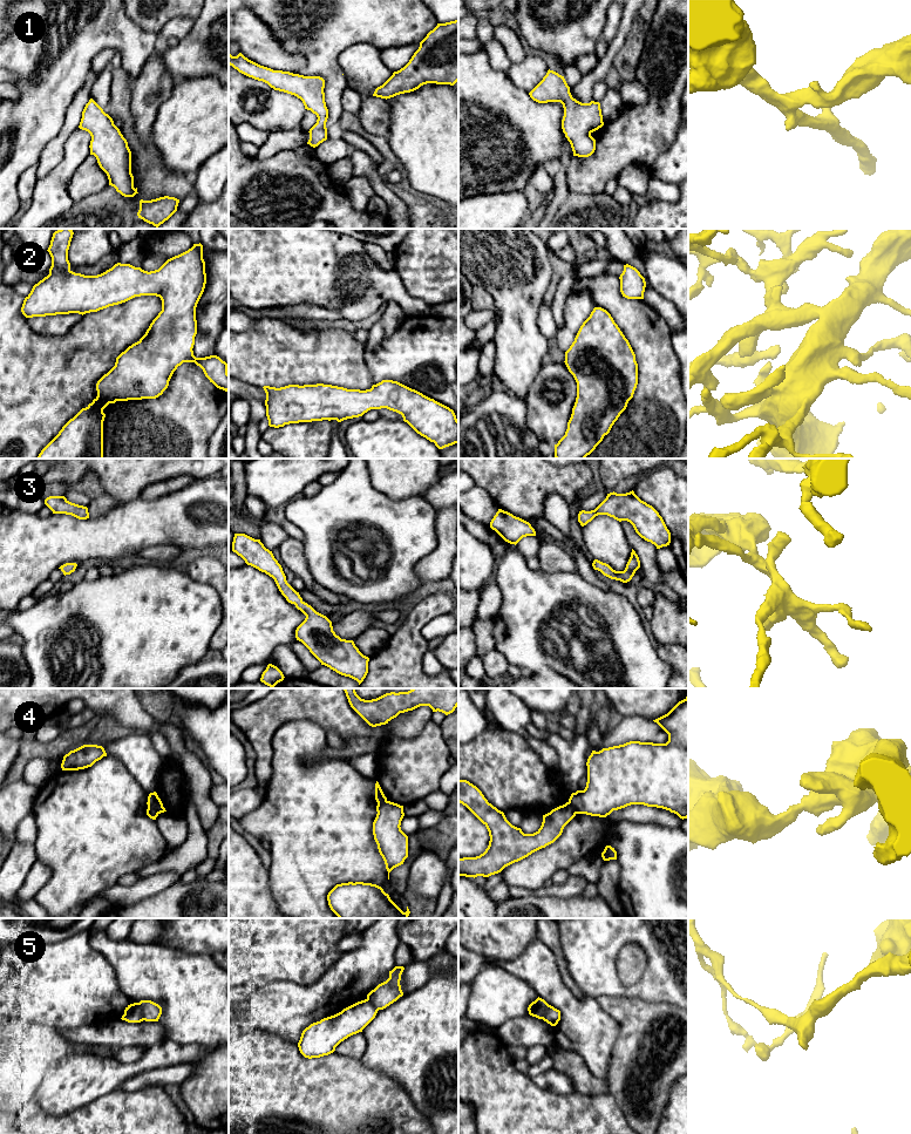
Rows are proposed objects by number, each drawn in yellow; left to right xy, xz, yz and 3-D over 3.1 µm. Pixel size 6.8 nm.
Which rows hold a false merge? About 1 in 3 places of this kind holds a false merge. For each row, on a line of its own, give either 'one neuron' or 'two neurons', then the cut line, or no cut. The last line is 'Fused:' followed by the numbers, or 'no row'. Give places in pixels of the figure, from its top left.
1: one neuron; cut none
2: one neuron; cut none
3: one neuron; cut none
4: two neurons; cut xy (148, 806), (160, 813)
5: two neurons; cut xy (137, 1003), (144, 1019)
Fused: 4, 5

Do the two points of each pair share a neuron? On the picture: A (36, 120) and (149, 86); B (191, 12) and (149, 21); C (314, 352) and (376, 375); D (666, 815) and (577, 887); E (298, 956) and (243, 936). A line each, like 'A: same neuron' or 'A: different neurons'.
A: different neurons
B: same neuron
C: different neurons
D: different neurons
E: same neuron

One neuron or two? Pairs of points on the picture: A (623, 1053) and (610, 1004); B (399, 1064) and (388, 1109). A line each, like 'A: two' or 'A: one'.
A: one
B: two

